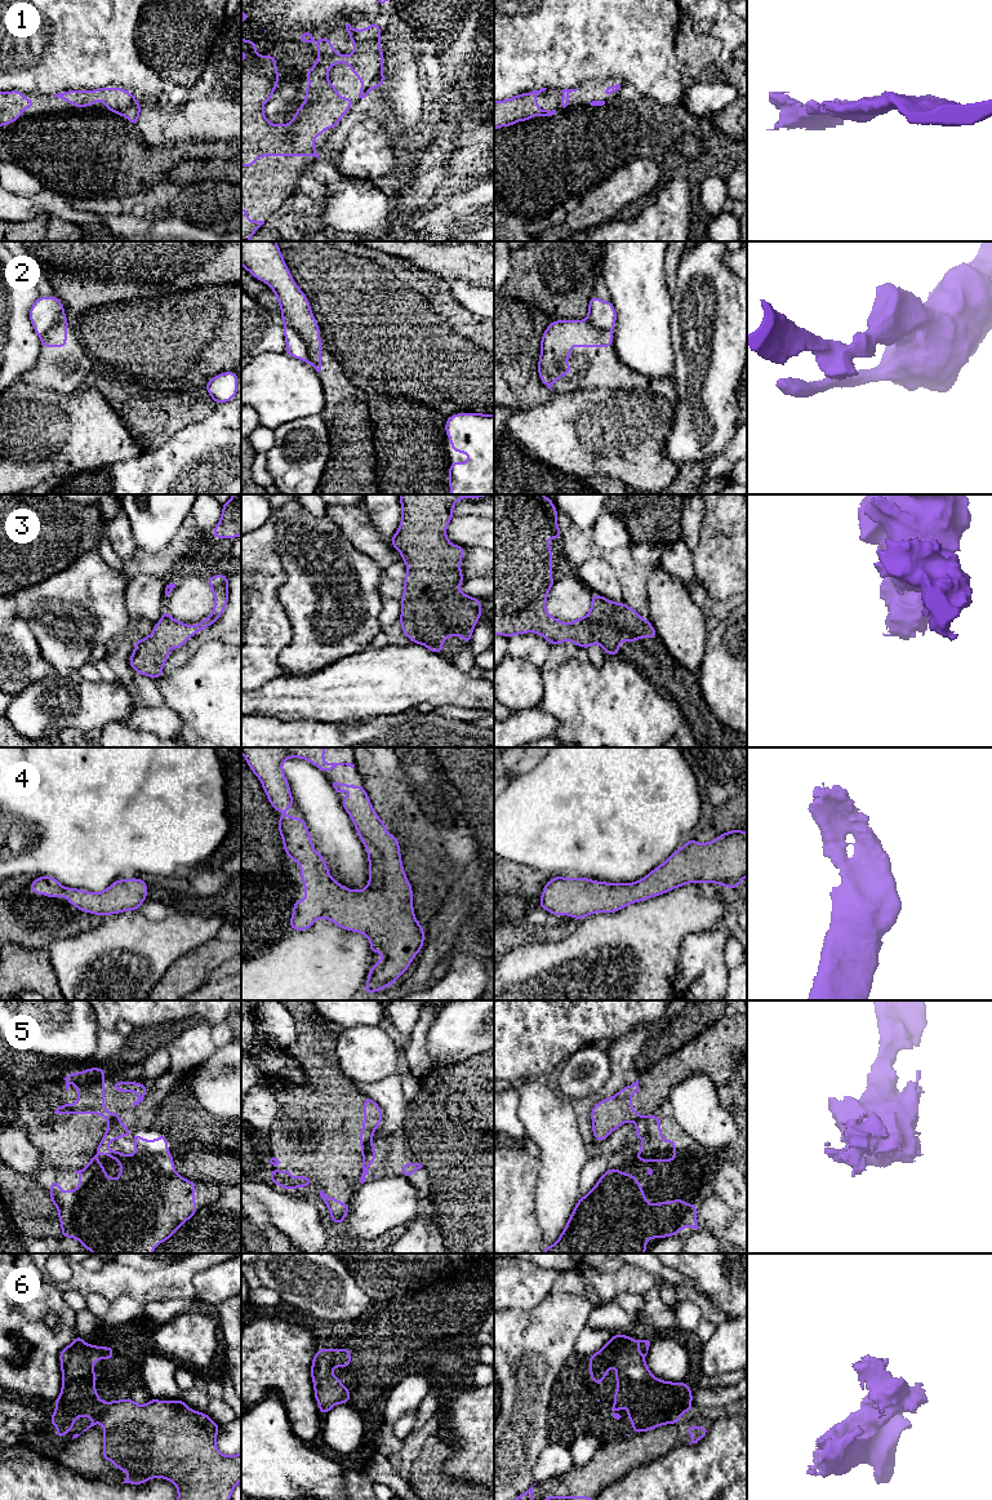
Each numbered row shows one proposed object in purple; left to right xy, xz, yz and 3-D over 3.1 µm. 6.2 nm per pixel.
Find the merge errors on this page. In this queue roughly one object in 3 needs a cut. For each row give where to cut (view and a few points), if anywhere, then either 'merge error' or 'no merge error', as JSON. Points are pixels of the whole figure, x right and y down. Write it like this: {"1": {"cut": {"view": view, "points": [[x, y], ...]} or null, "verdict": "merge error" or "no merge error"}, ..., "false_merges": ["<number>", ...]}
{"1": {"cut": null, "verdict": "no merge error"}, "2": {"cut": {"view": "xz", "points": [[284, 325], [293, 329], [302, 338], [314, 365]]}, "verdict": "merge error"}, "3": {"cut": null, "verdict": "no merge error"}, "4": {"cut": null, "verdict": "no merge error"}, "5": {"cut": {"view": "xz", "points": [[370, 1141], [363, 1155]]}, "verdict": "merge error"}, "6": {"cut": null, "verdict": "no merge error"}, "false_merges": ["2", "5"]}

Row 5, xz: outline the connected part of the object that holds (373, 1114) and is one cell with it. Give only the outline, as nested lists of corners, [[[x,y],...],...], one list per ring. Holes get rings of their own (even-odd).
[[[364,1096],[362,1113],[364,1113],[364,1122],[359,1139],[359,1145],[362,1148],[362,1151],[360,1153],[360,1155],[364,1155],[366,1146],[373,1140],[374,1131],[379,1127],[383,1118],[383,1110],[379,1108],[379,1105],[366,1096]]]

